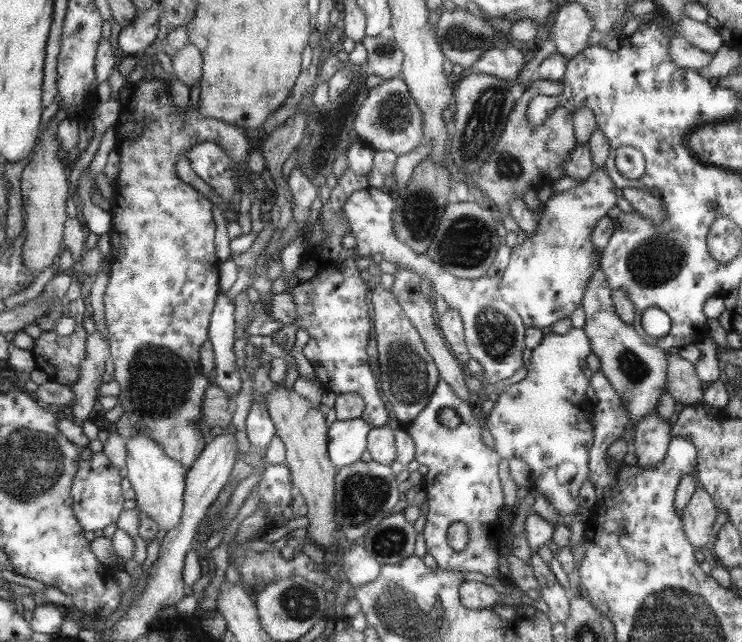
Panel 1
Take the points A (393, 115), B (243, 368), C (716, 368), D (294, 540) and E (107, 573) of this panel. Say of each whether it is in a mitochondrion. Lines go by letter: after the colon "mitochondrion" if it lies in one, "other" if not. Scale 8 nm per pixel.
A: mitochondrion
B: other
C: other
D: other
E: other

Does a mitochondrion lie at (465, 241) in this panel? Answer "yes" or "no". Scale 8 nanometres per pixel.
yes

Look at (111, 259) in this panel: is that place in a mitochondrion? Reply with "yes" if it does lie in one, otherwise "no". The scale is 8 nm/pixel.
no

